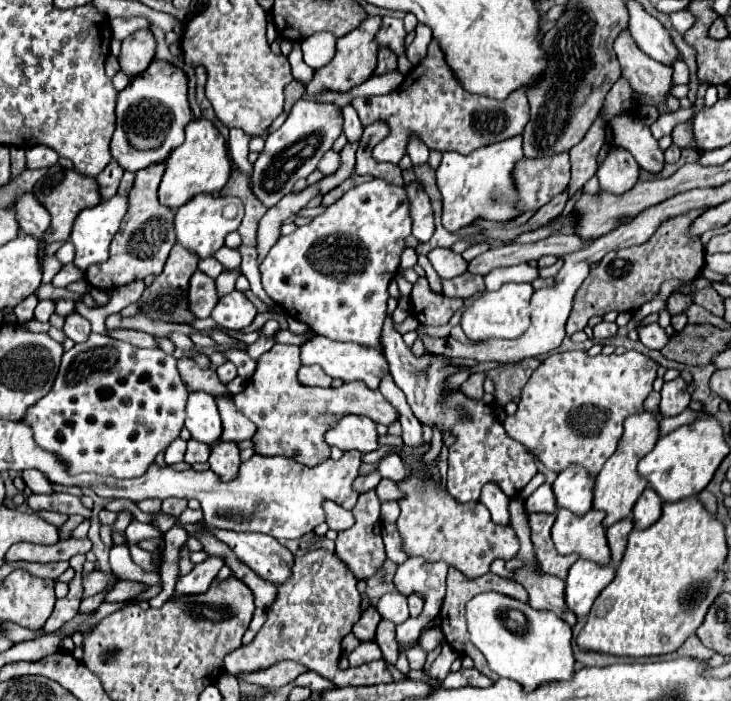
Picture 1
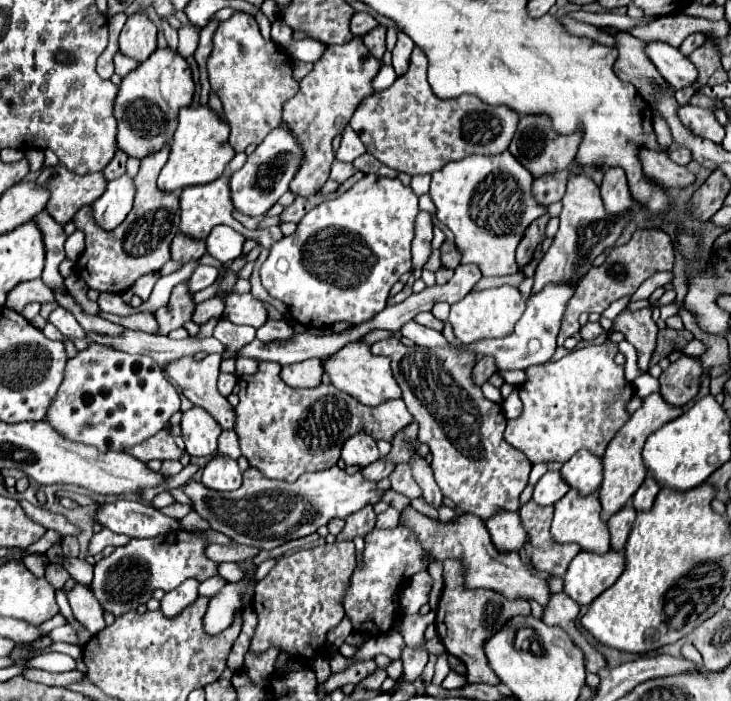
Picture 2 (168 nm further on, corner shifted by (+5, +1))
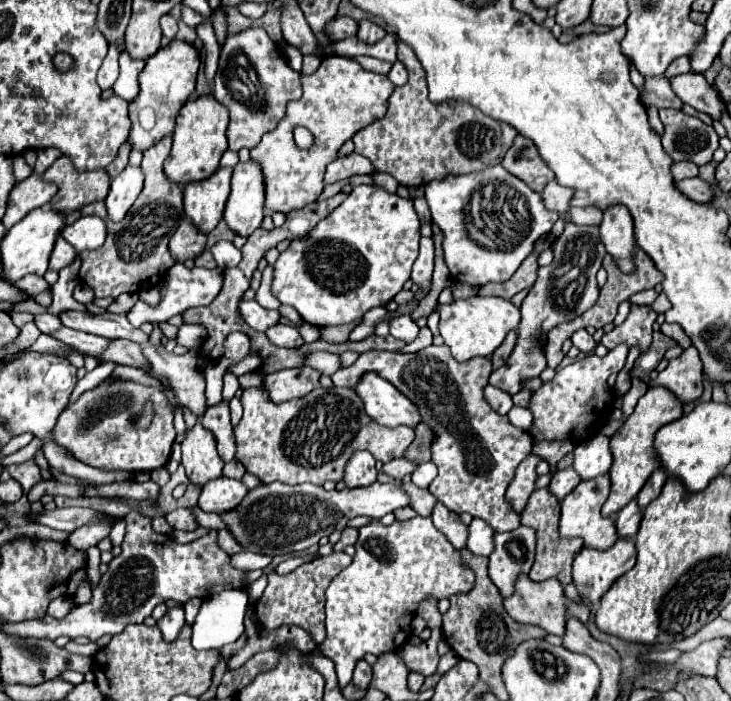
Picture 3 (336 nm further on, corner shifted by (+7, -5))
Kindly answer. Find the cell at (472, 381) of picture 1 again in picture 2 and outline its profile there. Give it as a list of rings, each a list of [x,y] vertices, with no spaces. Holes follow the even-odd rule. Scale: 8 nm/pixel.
[[[482,357],[476,365],[474,365],[474,371],[472,371],[472,381],[478,383],[478,385],[484,385],[488,381],[488,377],[496,371],[496,365],[494,361],[490,361],[490,357]]]

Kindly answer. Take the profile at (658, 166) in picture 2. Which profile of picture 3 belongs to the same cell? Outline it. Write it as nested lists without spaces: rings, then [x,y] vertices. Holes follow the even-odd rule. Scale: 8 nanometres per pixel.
[[[694,177],[694,179],[684,179],[680,183],[676,183],[676,187],[692,201],[696,203],[710,203],[714,193],[710,189],[710,185],[706,181],[702,181],[700,177]]]

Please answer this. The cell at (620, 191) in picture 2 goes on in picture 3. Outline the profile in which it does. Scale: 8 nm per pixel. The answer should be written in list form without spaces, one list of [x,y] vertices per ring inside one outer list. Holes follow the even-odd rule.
[[[608,207],[600,223],[600,241],[606,253],[612,255],[622,273],[632,273],[634,267],[634,223],[626,207]]]

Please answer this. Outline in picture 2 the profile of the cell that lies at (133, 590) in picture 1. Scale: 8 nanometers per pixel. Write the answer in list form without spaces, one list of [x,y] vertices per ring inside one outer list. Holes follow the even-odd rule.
[[[76,585],[68,595],[74,619],[80,621],[90,633],[98,633],[106,623],[104,623],[104,609],[102,603],[94,597],[94,593],[84,587]]]

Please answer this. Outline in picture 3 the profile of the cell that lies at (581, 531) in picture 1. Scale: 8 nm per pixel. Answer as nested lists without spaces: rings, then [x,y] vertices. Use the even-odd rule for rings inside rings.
[[[600,475],[588,481],[582,481],[570,495],[562,499],[562,517],[560,517],[560,535],[564,537],[582,537],[586,547],[608,549],[618,539],[618,531],[614,519],[602,517],[600,509],[610,493],[610,475]]]

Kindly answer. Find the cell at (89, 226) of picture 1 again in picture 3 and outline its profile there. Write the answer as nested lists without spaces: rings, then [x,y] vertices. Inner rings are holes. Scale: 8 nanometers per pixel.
[[[128,165],[120,175],[112,179],[110,193],[106,197],[106,207],[108,215],[114,221],[120,221],[128,213],[128,209],[142,191],[142,183],[144,183],[144,173],[140,167],[134,165]]]

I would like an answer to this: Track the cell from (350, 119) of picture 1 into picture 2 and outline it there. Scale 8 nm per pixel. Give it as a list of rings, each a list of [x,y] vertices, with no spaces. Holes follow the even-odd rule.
[[[346,125],[344,133],[342,133],[340,149],[336,151],[336,159],[346,161],[346,163],[352,163],[352,161],[354,161],[356,157],[360,157],[364,151],[366,151],[366,147],[362,145],[360,137],[350,129],[350,125]]]

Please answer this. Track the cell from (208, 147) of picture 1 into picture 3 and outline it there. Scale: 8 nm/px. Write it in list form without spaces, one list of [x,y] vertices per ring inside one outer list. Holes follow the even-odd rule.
[[[200,95],[196,99],[190,99],[176,117],[174,143],[170,157],[166,159],[164,165],[164,173],[168,175],[168,179],[172,179],[174,183],[188,183],[210,177],[218,169],[222,153],[228,149],[226,127],[228,109],[220,105],[212,95]]]

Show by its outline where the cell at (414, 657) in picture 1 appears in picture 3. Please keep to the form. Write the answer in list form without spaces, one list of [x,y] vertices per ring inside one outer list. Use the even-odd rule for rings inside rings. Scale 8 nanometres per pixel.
[[[450,650],[447,654],[440,657],[437,672],[440,675],[444,674],[446,671],[452,668],[458,662],[458,660],[459,657],[457,654],[453,650]]]

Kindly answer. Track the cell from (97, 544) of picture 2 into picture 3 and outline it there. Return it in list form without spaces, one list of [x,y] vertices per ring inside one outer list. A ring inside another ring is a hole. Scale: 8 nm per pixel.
[[[118,519],[112,527],[112,533],[110,533],[110,539],[114,545],[120,545],[122,539],[124,539],[124,533],[126,533],[126,521],[124,519]]]

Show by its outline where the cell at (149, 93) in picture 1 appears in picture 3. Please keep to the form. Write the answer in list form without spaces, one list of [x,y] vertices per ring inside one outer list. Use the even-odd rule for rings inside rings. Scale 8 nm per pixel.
[[[174,39],[170,45],[162,47],[156,55],[152,55],[146,61],[146,67],[140,73],[140,93],[134,101],[130,101],[130,121],[132,121],[132,131],[128,141],[132,143],[134,149],[146,151],[152,147],[152,143],[160,141],[166,135],[172,135],[174,131],[174,119],[182,105],[188,101],[196,87],[196,75],[200,67],[200,51],[188,43],[188,41],[178,41]],[[144,109],[150,109],[154,113],[154,127],[148,131],[138,123],[138,117]]]

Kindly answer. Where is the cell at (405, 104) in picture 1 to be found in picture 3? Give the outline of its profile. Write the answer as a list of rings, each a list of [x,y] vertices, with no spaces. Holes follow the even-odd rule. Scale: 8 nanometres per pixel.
[[[398,41],[398,61],[408,69],[408,83],[396,87],[384,119],[354,135],[356,153],[370,159],[376,171],[390,173],[404,187],[422,187],[444,175],[466,175],[490,165],[498,165],[518,135],[508,123],[486,117],[464,101],[434,103],[428,99],[426,75],[414,51]]]

